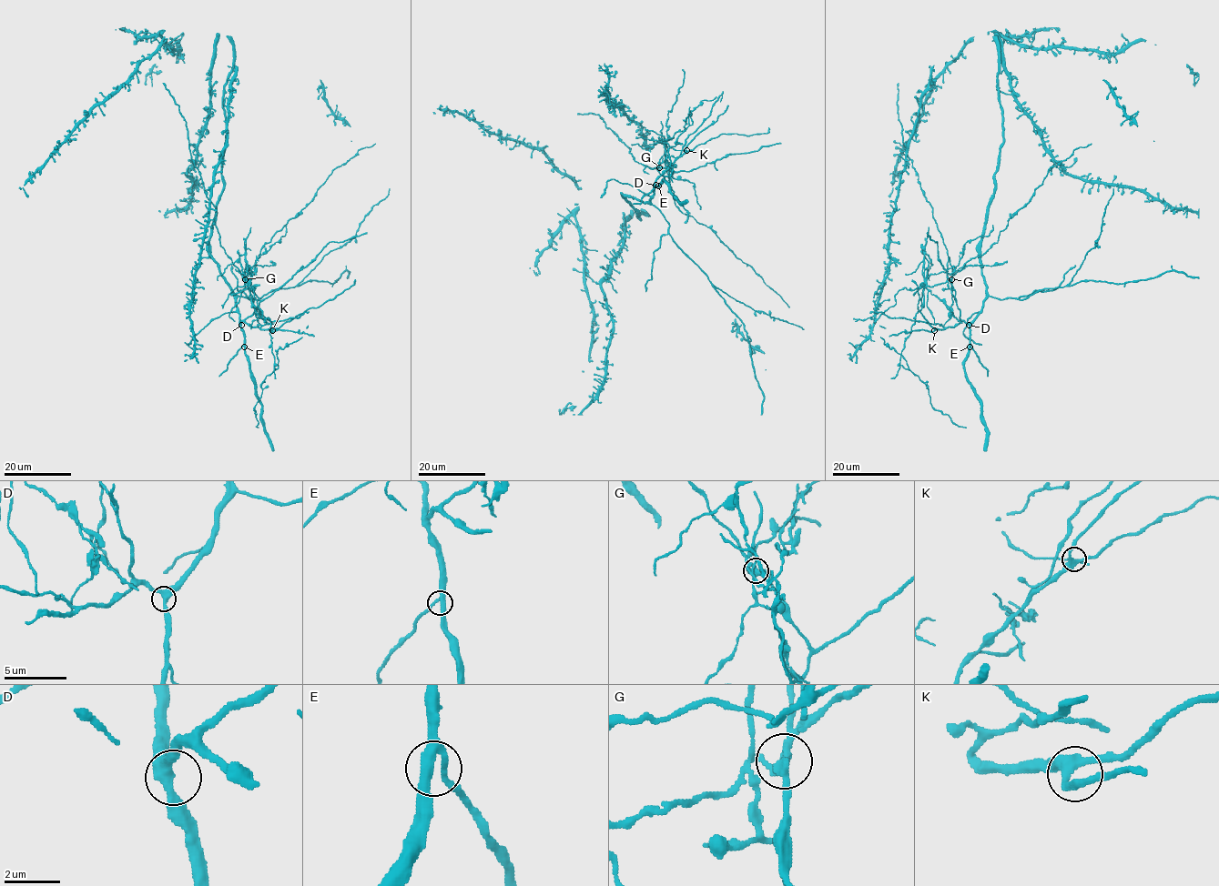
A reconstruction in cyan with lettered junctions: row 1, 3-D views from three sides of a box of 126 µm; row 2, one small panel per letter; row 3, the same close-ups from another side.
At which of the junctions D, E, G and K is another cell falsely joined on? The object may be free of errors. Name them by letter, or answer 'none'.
G

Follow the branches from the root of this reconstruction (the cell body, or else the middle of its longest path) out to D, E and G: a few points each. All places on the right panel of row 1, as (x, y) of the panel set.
D: (980, 270), (986, 298), (981, 312), (969, 325)
E: (980, 270), (986, 298), (981, 312), (970, 326), (970, 347)
G: (980, 270), (986, 298), (981, 312), (969, 323), (959, 317), (951, 278)

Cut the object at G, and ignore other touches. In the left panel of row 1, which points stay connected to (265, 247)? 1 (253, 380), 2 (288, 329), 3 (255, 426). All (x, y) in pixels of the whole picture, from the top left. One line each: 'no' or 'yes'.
1: no
2: no
3: yes

